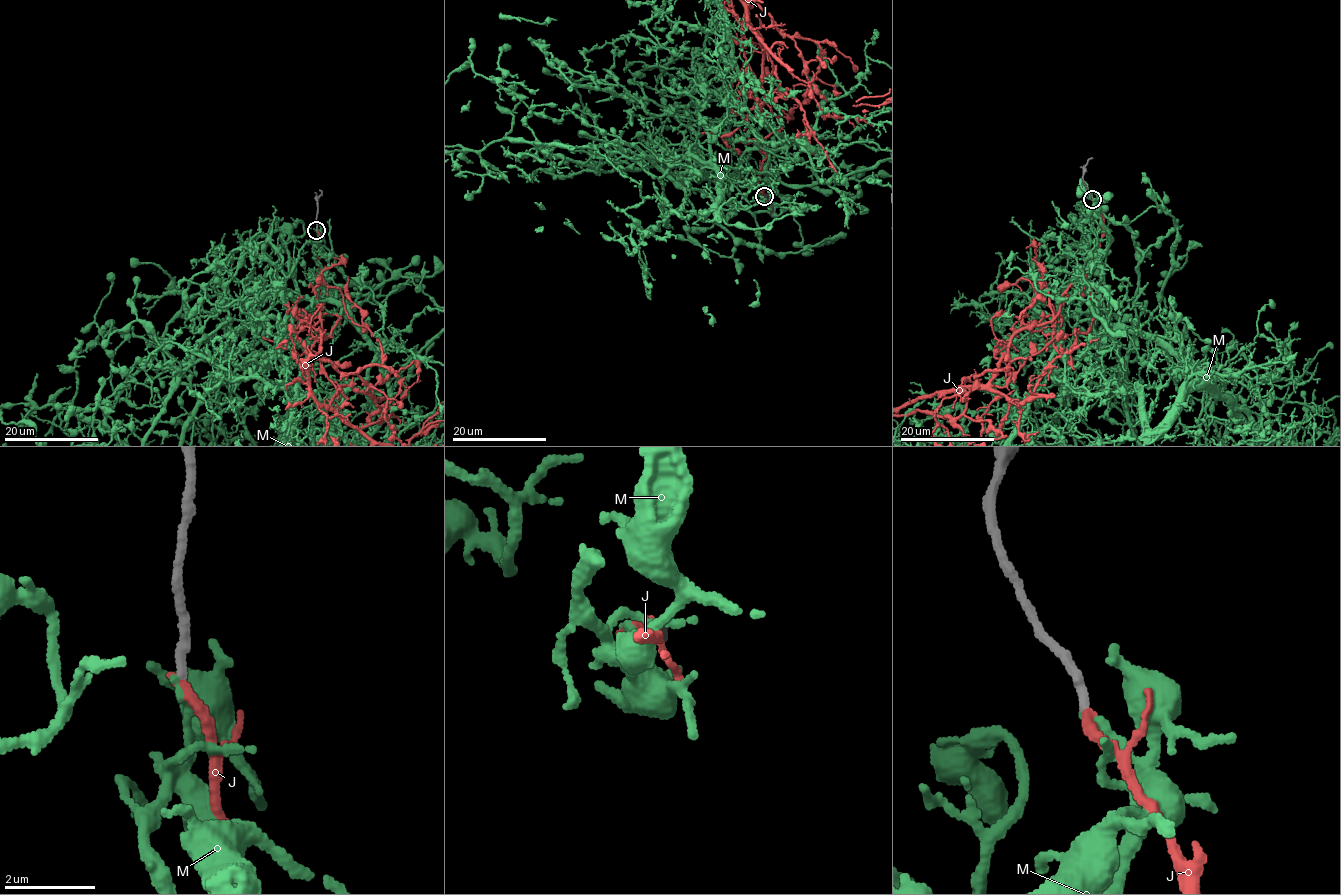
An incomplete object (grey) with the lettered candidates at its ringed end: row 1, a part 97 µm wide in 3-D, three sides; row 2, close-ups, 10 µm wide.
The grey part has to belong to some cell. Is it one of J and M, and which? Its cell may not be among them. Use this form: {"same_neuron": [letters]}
{"same_neuron": ["J"]}

